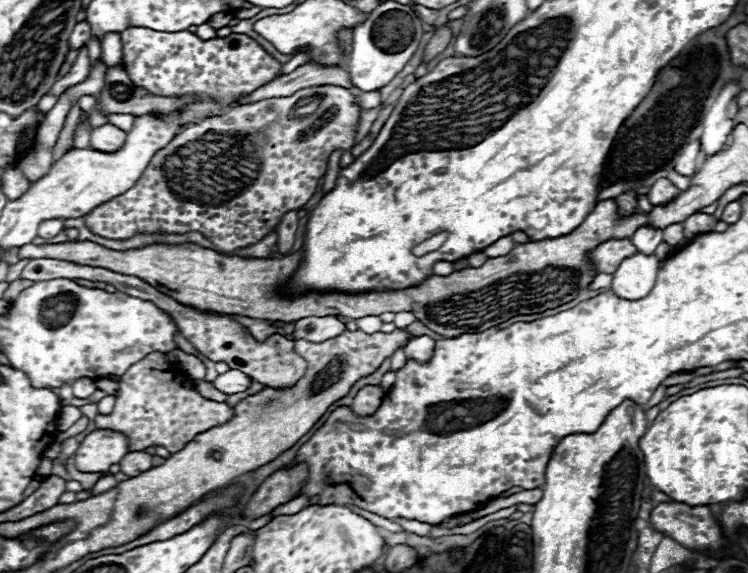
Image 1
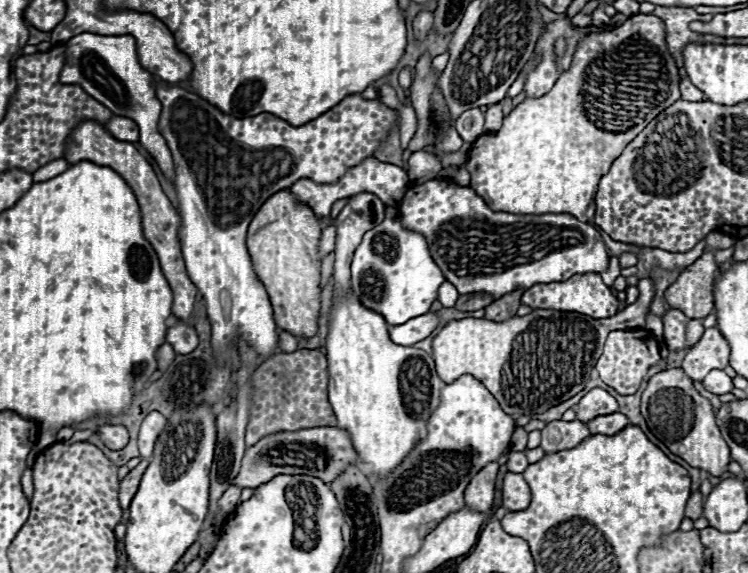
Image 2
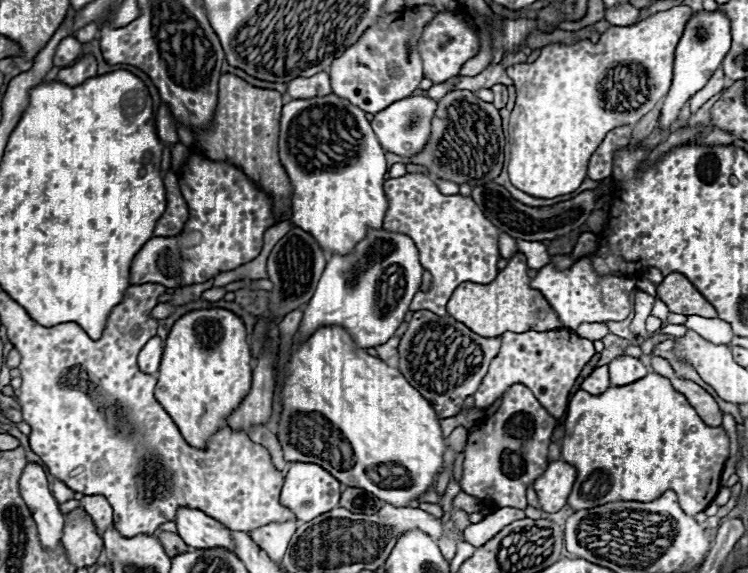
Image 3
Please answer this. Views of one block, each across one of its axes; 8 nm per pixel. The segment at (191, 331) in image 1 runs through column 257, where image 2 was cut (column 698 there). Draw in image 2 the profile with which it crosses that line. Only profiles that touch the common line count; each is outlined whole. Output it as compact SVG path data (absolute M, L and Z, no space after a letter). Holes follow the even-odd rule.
M716 326L706 328L702 338L686 350L682 368L692 380L700 382L710 370L716 370L716 368L724 370L728 364L728 356L730 356L730 346L720 334L720 330Z

